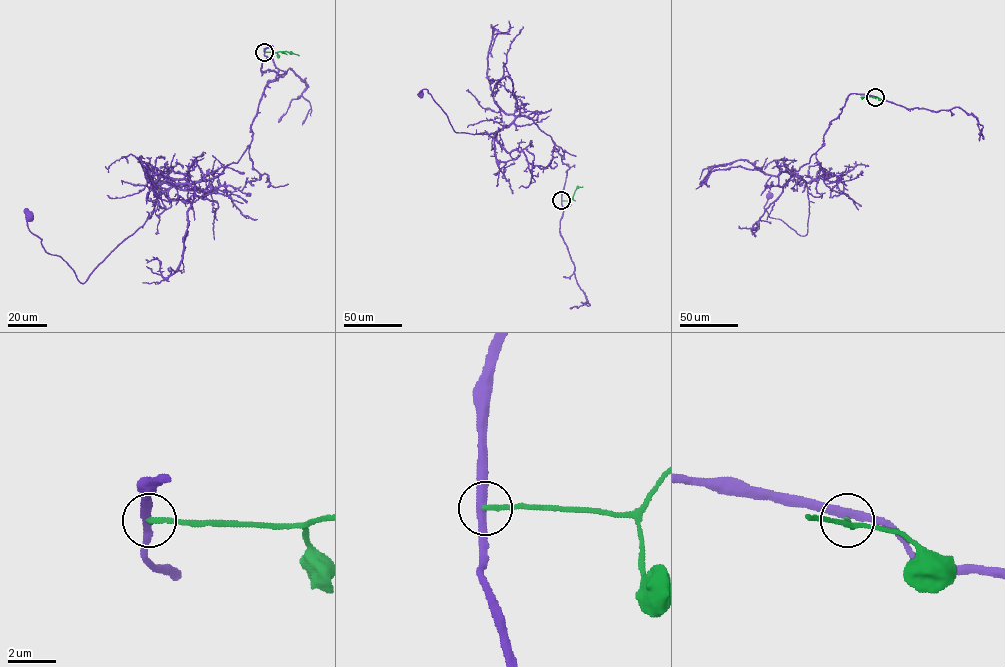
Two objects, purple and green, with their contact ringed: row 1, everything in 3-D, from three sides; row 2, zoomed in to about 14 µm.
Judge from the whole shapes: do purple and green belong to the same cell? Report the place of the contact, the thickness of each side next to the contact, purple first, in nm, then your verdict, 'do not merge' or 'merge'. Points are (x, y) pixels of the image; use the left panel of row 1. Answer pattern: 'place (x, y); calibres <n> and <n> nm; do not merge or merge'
place (264, 52); calibres 360 and 200 nm; do not merge

